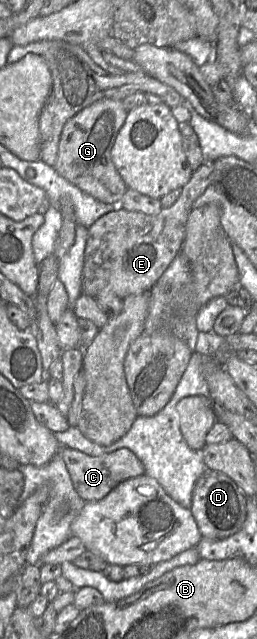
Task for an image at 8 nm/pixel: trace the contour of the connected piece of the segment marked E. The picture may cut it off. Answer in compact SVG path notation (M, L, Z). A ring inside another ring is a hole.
M213 162L203 163L181 188L177 201L156 215L118 207L88 227L81 293L93 298L112 293L124 299L149 291L180 252L193 202L212 183L213 174Z

